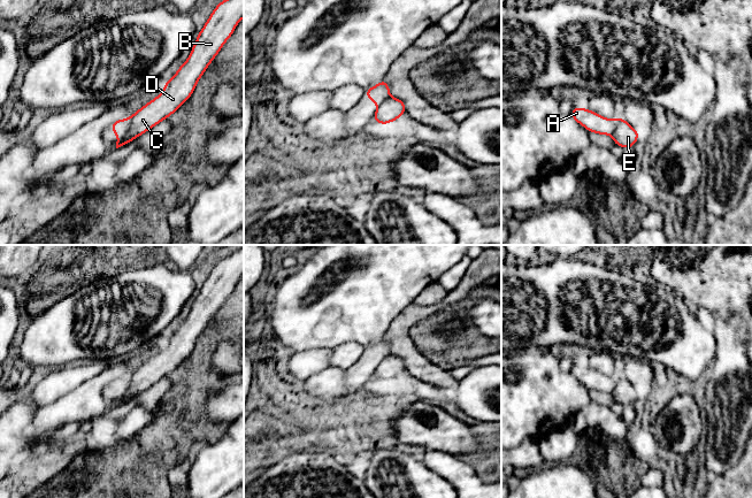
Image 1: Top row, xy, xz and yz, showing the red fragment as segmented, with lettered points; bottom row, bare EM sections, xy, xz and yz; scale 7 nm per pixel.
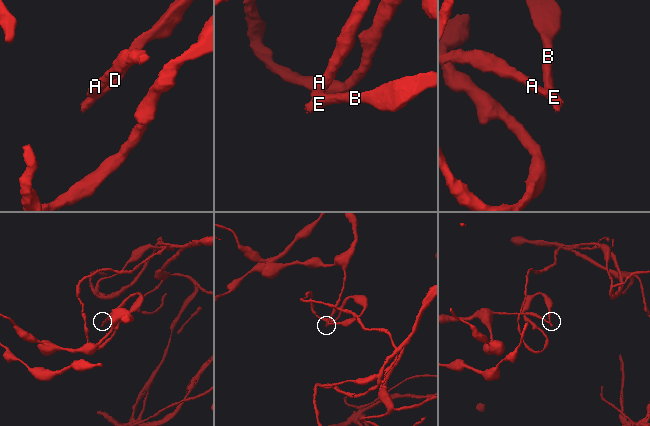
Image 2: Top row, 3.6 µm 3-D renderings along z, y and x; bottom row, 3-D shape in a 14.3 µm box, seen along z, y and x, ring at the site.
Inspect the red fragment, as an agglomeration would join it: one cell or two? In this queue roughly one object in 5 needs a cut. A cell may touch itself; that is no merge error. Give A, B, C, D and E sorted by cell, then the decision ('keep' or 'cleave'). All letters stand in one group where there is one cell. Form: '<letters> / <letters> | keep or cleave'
A / B C D E | cleave

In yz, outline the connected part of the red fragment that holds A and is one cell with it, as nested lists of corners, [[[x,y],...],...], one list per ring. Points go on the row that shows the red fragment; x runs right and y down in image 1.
[[[574,105],[570,115],[578,124],[583,125],[590,132],[613,136],[616,128],[615,118],[604,118],[589,108],[578,108]]]

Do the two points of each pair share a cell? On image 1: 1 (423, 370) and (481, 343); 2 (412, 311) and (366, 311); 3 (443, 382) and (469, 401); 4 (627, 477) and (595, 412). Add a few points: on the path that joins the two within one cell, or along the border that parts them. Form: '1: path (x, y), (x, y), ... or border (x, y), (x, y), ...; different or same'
1: border (415, 347), (428, 360), (447, 370); different
2: border (412, 301), (392, 320), (385, 332); different
3: border (459, 381), (457, 389); different
4: path (615, 461), (606, 449), (604, 433), (600, 428); same

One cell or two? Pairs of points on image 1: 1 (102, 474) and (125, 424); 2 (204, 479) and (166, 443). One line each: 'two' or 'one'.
1: one
2: two

